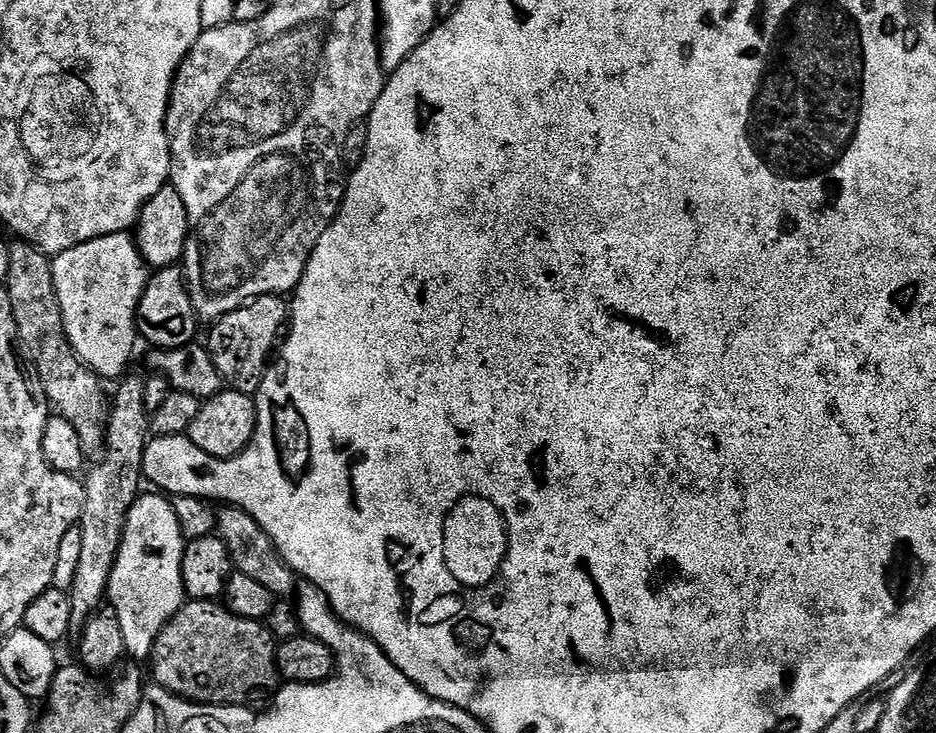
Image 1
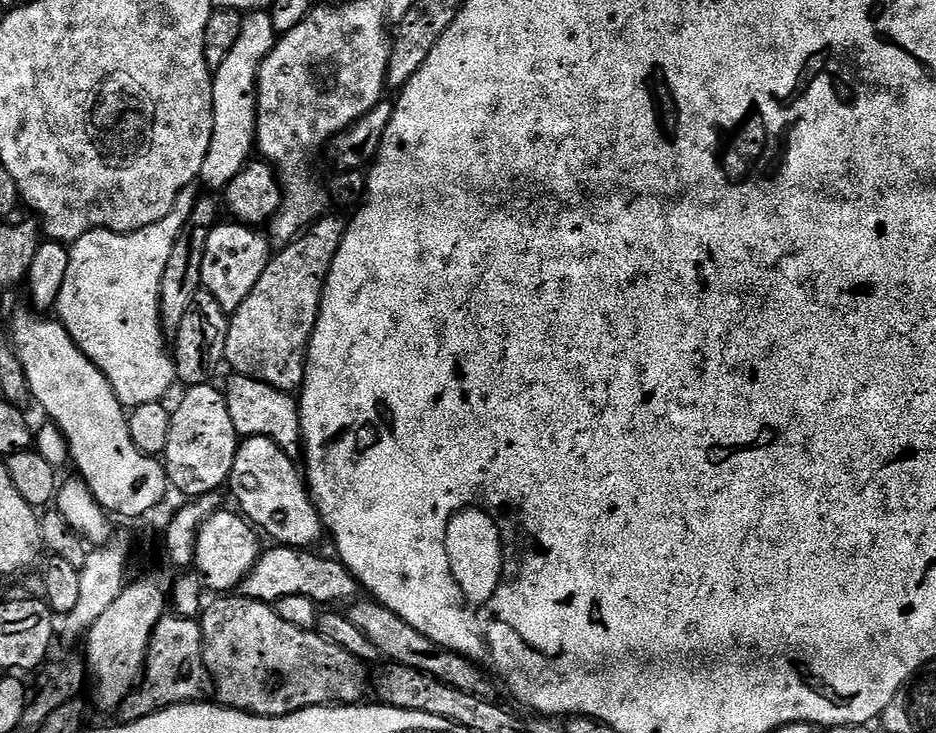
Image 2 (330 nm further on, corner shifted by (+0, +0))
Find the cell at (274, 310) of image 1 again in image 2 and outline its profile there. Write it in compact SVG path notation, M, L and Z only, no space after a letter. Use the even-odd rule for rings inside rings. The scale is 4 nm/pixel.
M325 214L320 217L319 221L311 225L310 230L305 231L303 234L296 237L292 243L286 247L279 249L269 259L266 270L262 274L262 278L258 278L258 283L255 284L254 290L250 290L250 295L246 298L246 302L242 302L242 306L238 306L238 310L231 313L228 321L228 333L226 334L226 348L224 359L227 367L232 367L231 371L237 376L249 376L254 378L258 382L266 382L266 386L274 386L278 390L283 392L291 392L293 394L299 393L304 386L304 364L308 360L308 343L312 337L312 331L316 325L316 319L320 313L320 300L324 296L324 287L328 281L328 275L330 274L330 266L334 262L334 254L338 254L338 246L342 246L342 238L344 237L344 230L346 224L342 219L339 220L336 216L331 214Z

